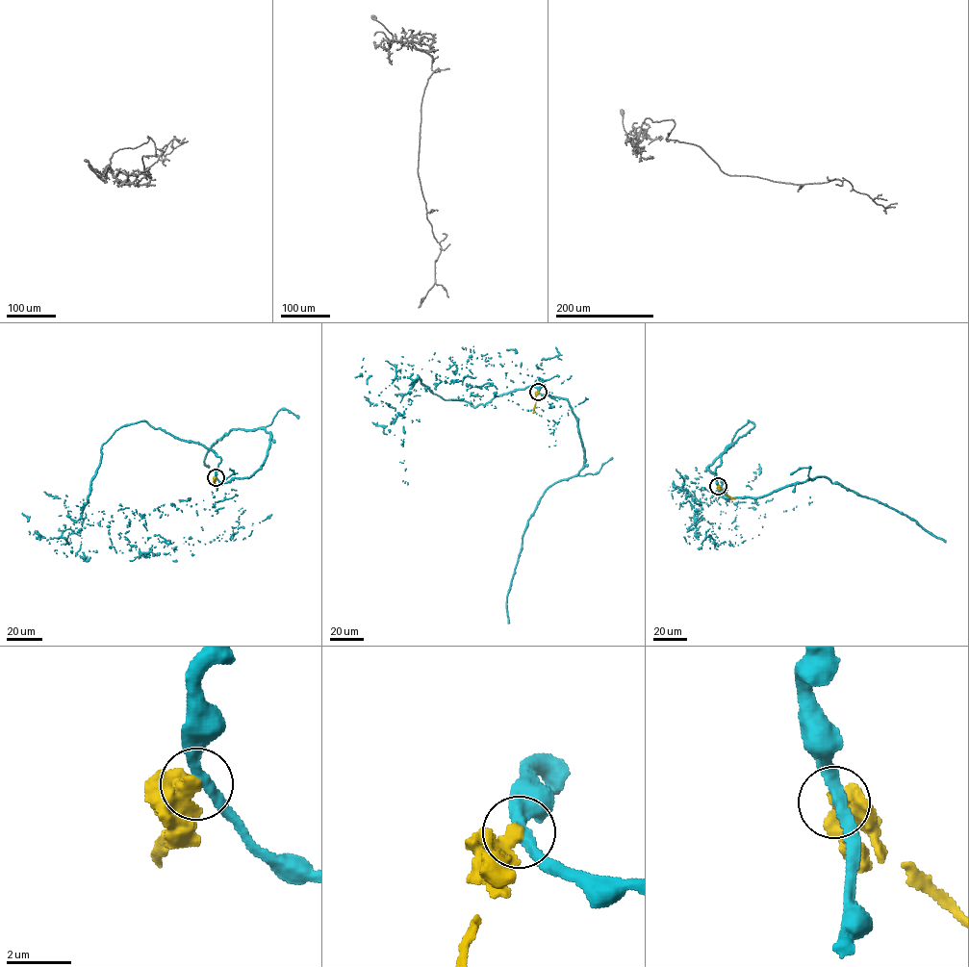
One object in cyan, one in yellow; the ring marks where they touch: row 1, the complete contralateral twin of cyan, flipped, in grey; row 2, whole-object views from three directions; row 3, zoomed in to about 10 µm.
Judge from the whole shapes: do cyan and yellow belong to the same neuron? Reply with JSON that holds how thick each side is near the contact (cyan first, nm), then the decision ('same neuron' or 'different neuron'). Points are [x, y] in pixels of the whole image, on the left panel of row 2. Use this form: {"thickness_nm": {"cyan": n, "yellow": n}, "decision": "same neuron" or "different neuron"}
{"thickness_nm": {"cyan": 360, "yellow": 340}, "decision": "different neuron"}

